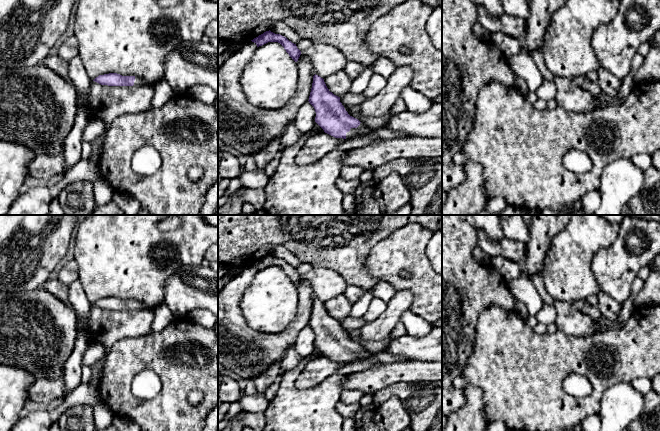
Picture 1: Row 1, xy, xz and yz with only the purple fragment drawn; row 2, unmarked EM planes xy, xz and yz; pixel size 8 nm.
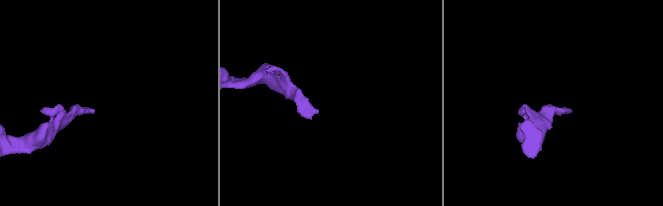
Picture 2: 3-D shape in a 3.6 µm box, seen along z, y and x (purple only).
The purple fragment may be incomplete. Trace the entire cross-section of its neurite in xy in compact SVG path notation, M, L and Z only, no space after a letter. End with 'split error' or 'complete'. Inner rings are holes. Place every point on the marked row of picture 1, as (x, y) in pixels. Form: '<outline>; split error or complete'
M109 73L99 75L93 81L108 86L137 86L142 84L149 84L135 76L122 76L117 73Z; split error

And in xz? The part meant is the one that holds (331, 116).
M316 74L308 101L315 109L315 122L325 133L335 138L353 140L375 132L350 116L340 102L340 97L330 92L324 79Z; split error

